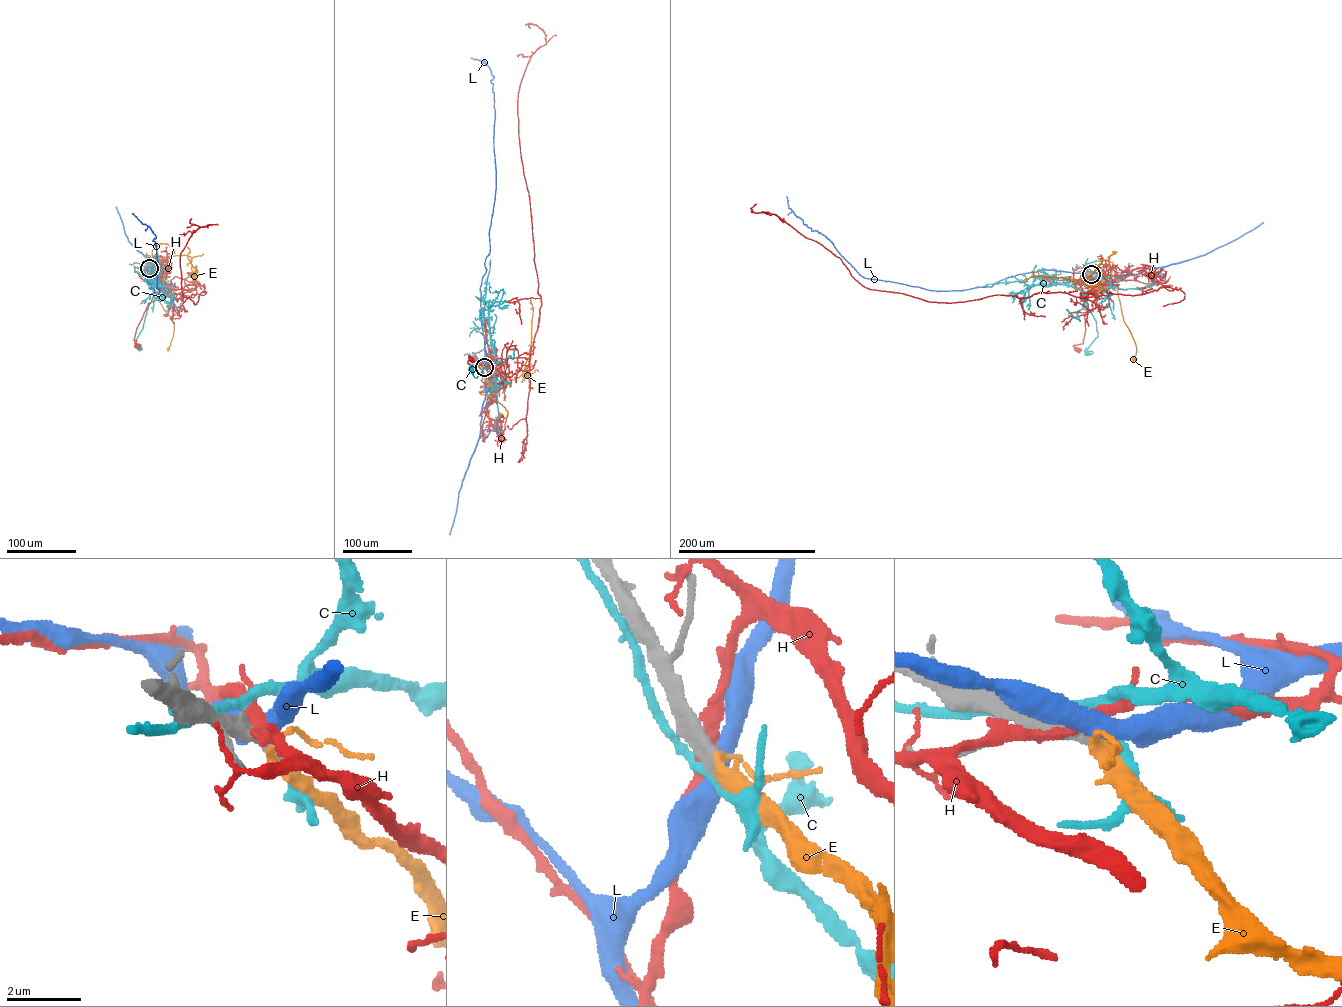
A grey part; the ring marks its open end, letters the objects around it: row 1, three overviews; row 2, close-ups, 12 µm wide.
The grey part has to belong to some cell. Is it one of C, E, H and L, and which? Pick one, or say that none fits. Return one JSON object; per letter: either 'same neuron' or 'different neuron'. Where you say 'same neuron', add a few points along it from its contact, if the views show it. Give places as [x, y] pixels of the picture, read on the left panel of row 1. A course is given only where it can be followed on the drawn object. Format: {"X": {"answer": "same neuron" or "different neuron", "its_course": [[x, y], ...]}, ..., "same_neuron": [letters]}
{"C": {"answer": "different neuron"}, "E": {"answer": "same neuron", "its_course": [[149, 268], [157, 273], [158, 263], [153, 260], [147, 263], [145, 276], [174, 323], [168, 349]]}, "H": {"answer": "different neuron"}, "L": {"answer": "different neuron"}, "same_neuron": ["E"]}

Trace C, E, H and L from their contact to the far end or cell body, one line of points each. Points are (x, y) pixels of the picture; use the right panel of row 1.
C: (1091, 274), (1095, 274), (1095, 282), (1084, 298), (1096, 322), (1097, 336), (1085, 349), (1092, 353), (1086, 353)
E: (1091, 274), (1103, 280), (1113, 268), (1115, 271), (1123, 320), (1136, 348), (1133, 359)
H: (1090, 274), (1089, 284), (1093, 288), (1083, 296), (1087, 309), (1083, 343), (1073, 346), (1078, 349)
L: (1091, 274), (1043, 269), (991, 286), (948, 291), (865, 278), (824, 235), (803, 223), (786, 196)

